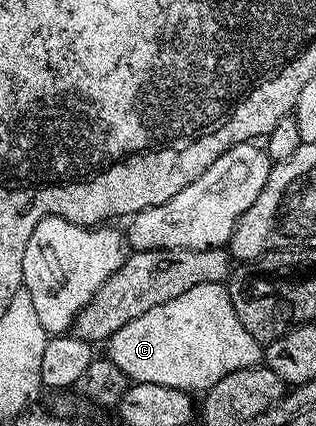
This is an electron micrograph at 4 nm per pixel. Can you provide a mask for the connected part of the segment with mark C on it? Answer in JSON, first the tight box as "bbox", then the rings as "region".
{"bbox":[105,283,265,393],"region":[[[202,283],[201,285],[193,285],[193,289],[189,289],[189,293],[181,293],[181,297],[173,297],[173,301],[165,301],[165,305],[156,305],[153,309],[149,309],[149,313],[141,313],[141,317],[133,317],[133,321],[129,321],[129,325],[121,325],[121,329],[117,329],[117,333],[113,333],[113,337],[107,340],[105,344],[106,358],[113,361],[113,365],[117,365],[117,369],[121,369],[121,373],[125,373],[128,380],[137,383],[152,383],[153,385],[169,385],[169,389],[181,389],[188,393],[205,393],[213,385],[217,385],[217,381],[221,381],[221,377],[225,377],[229,373],[237,373],[237,369],[245,369],[246,367],[256,366],[264,358],[265,351],[257,340],[253,337],[253,333],[249,333],[249,329],[245,329],[245,325],[241,325],[241,321],[237,317],[237,309],[233,309],[233,301],[231,295],[227,291],[223,283]]]}

